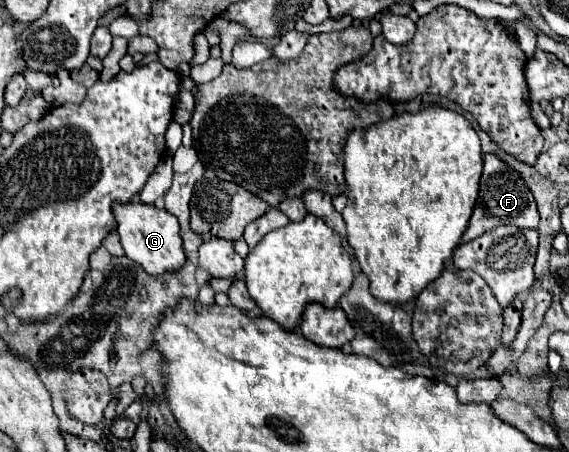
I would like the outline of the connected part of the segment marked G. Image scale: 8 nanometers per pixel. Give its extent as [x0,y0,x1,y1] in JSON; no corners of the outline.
[115,202,187,276]

